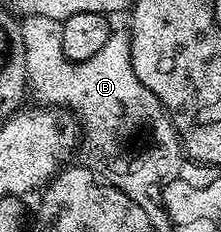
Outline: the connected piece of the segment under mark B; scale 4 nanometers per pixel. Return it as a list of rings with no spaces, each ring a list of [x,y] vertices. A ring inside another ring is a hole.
[[[23,17],[19,30],[25,43],[27,87],[40,106],[66,107],[81,126],[82,164],[95,172],[96,178],[113,183],[118,189],[127,185],[127,158],[123,141],[127,133],[140,125],[143,131],[159,137],[159,153],[151,153],[151,169],[159,161],[167,161],[175,169],[181,142],[175,125],[162,103],[137,79],[131,62],[131,38],[126,32],[112,32],[109,43],[93,55],[93,59],[71,61],[61,51],[60,22],[48,17]]]

